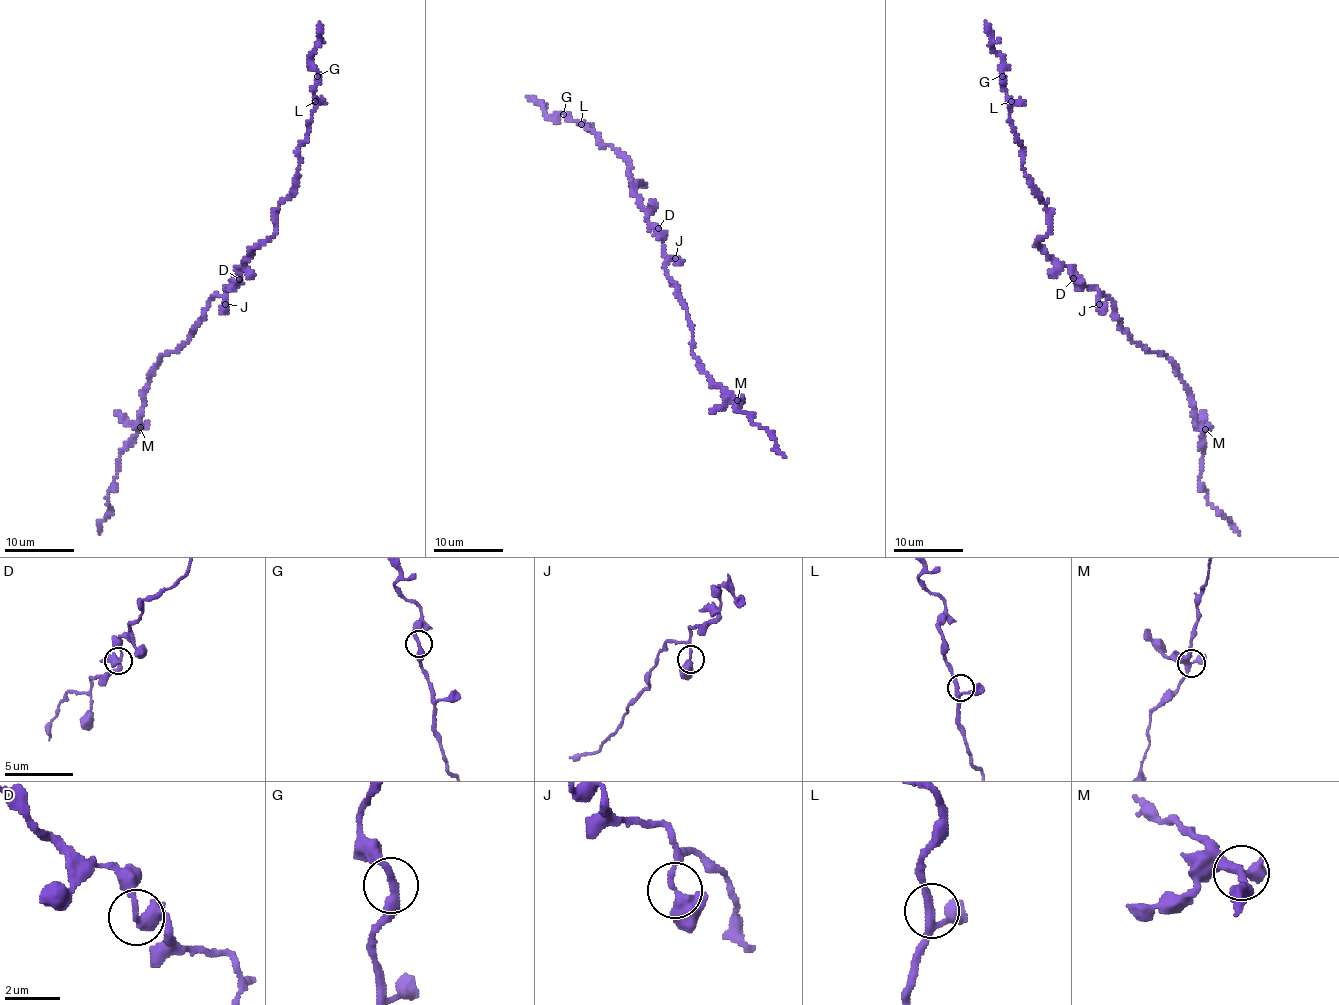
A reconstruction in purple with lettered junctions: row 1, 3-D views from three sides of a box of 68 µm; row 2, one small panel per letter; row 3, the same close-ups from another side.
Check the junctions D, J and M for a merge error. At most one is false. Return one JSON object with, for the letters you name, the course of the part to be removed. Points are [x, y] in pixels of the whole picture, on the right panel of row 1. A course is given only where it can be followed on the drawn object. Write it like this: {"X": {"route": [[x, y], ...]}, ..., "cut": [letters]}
{"cut": []}

